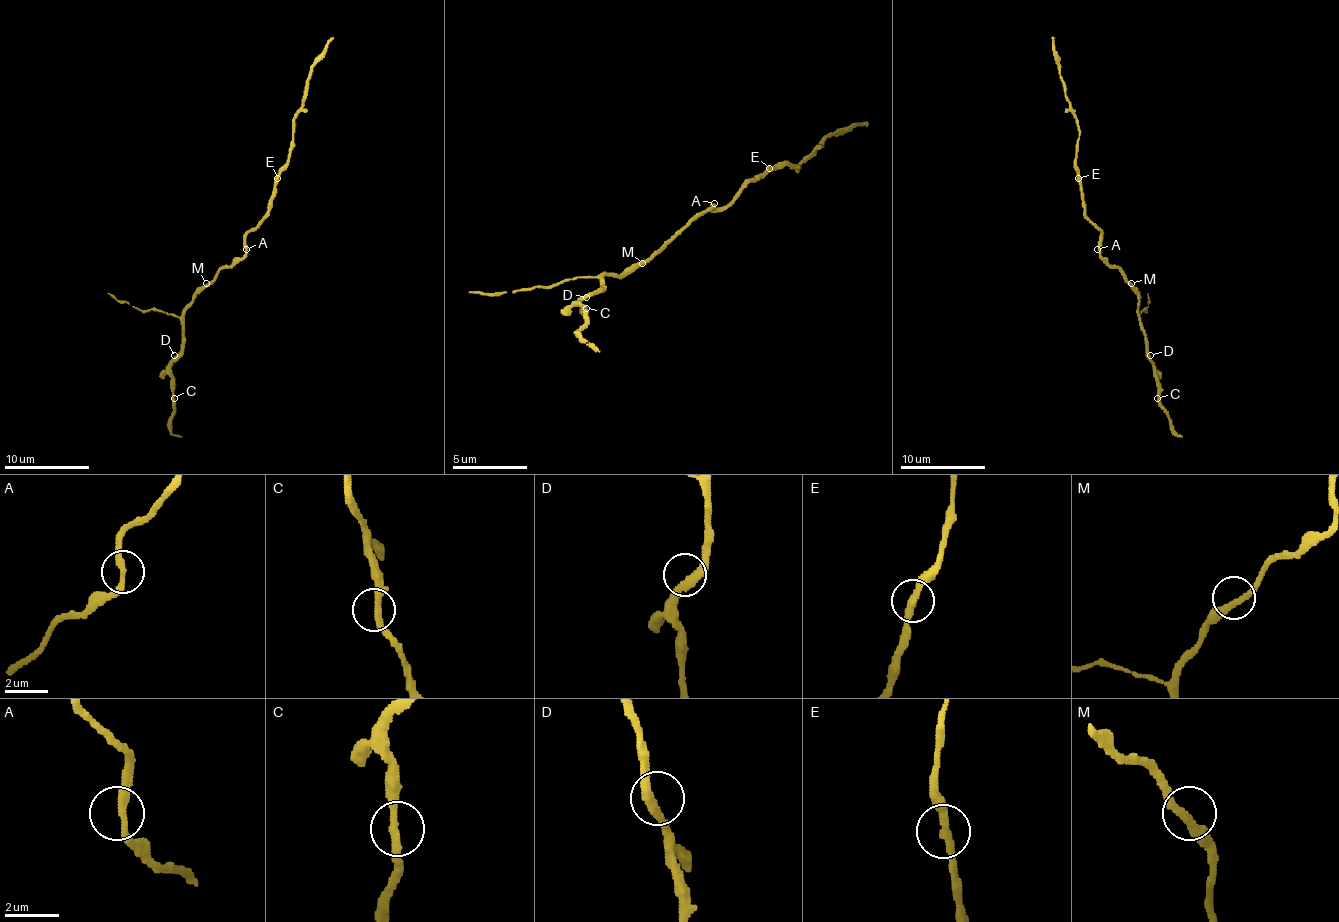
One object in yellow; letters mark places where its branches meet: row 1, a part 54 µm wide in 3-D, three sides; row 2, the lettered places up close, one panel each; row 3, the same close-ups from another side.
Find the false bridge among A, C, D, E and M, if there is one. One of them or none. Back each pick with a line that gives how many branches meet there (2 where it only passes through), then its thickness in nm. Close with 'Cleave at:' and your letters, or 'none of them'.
Cleave at: none of them

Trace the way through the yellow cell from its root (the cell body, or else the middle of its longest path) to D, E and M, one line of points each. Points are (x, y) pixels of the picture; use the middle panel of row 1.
D: (714, 206), (706, 214), (699, 214), (623, 274), (605, 274), (605, 282), (586, 297)
E: (714, 206), (725, 206), (755, 176), (770, 169)
M: (714, 206), (706, 214), (699, 214), (642, 263)

